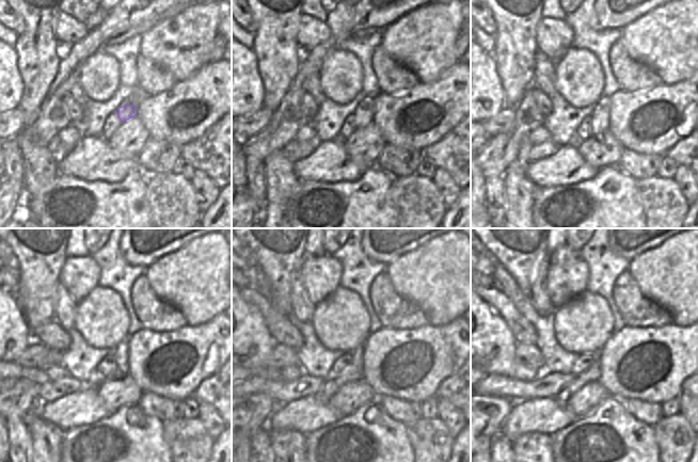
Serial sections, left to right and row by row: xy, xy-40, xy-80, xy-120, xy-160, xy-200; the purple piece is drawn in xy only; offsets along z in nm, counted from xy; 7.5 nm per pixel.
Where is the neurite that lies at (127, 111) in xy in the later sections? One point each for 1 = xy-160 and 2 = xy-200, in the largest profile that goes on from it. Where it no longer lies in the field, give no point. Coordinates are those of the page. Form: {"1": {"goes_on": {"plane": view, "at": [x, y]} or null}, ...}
{"1": {"goes_on": {"plane": "xy-160", "at": [354, 371]}}, "2": {"goes_on": {"plane": "xy-200", "at": [591, 373]}}}

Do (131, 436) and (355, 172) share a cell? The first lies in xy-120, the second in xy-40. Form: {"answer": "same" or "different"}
{"answer": "different"}

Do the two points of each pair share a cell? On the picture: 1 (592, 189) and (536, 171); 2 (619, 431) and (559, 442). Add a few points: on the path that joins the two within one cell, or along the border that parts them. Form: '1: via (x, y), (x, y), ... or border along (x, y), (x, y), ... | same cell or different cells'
1: border along (597, 172), (591, 178), (550, 188) | different cells
2: via (604, 435), (574, 435) | same cell

